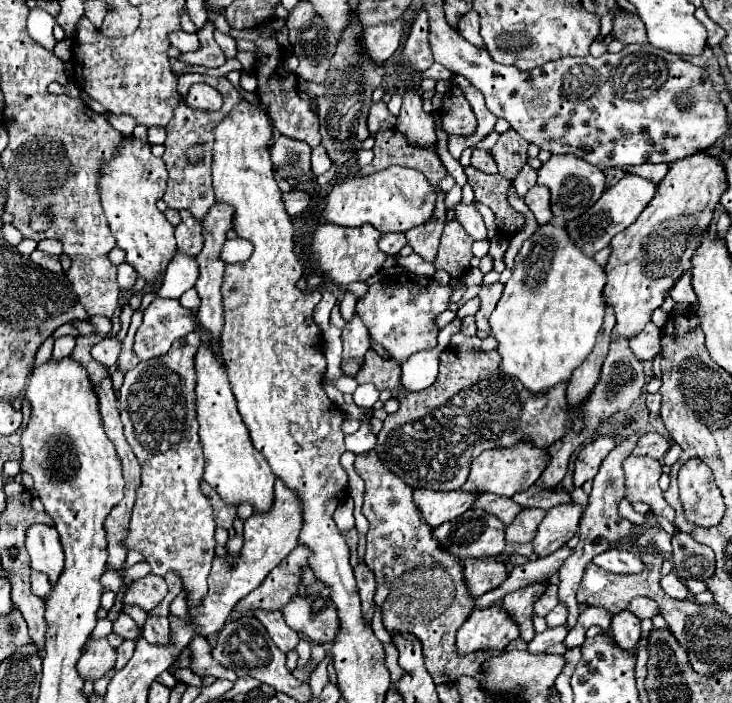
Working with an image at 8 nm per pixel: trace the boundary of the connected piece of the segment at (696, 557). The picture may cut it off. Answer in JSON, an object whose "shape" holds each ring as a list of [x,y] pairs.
{"shape":[[[678,533],[672,537],[672,561],[674,561],[674,573],[680,575],[680,579],[700,579],[706,581],[714,577],[716,571],[716,559],[712,549],[708,545],[702,545],[694,541],[688,533]]]}

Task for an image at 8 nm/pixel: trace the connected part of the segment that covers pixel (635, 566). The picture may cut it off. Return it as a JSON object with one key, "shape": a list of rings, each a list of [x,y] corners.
{"shape":[[[610,548],[606,553],[602,555],[596,555],[592,559],[598,567],[602,567],[604,571],[610,571],[610,573],[638,573],[642,571],[642,561],[638,559],[636,553],[632,551],[624,551],[620,548]]]}

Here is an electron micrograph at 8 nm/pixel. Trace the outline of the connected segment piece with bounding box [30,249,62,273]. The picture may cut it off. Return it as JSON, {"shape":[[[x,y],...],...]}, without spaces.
{"shape":[[[36,249],[36,251],[30,255],[30,259],[36,261],[36,265],[40,265],[40,267],[44,267],[44,269],[52,269],[52,271],[56,271],[56,273],[62,271],[60,259],[54,257],[54,255],[48,255],[48,253],[44,253],[44,251],[38,251],[38,249]]]}

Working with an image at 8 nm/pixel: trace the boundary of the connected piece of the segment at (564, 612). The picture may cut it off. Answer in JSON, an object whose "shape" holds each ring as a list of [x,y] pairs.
{"shape":[[[558,603],[548,615],[546,615],[546,623],[548,627],[556,627],[556,625],[564,625],[568,619],[568,609],[564,603]]]}

